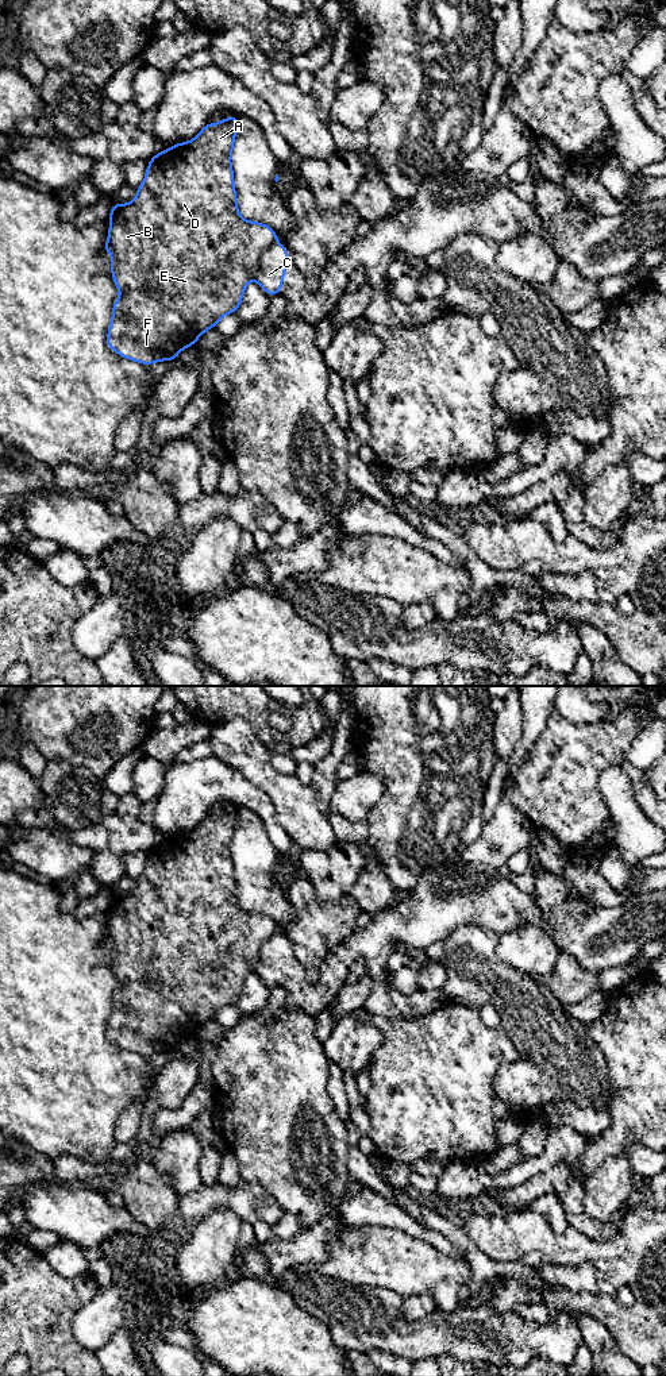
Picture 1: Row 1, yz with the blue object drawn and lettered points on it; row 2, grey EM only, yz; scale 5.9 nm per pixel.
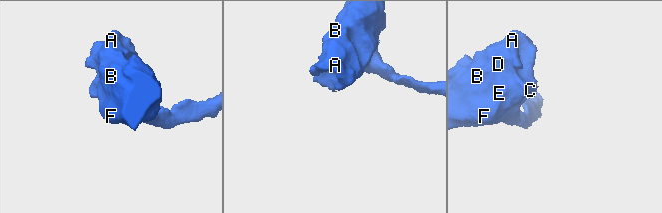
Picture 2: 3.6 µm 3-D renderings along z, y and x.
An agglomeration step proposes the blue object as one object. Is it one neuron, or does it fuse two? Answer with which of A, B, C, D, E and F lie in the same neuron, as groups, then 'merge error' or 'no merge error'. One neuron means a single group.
A B D E F / C | merge error

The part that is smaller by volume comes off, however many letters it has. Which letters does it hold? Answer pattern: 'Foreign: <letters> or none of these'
Foreign: C

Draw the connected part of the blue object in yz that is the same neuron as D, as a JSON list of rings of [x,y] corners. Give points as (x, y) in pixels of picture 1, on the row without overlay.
[[[238,808],[227,809],[213,816],[205,816],[196,829],[185,835],[176,835],[173,839],[155,845],[147,857],[143,874],[136,879],[136,889],[130,895],[113,895],[109,903],[109,922],[104,941],[112,948],[111,963],[120,988],[115,991],[112,1011],[108,1018],[107,1036],[122,1049],[143,1056],[159,1052],[176,1051],[181,1041],[195,1037],[195,1033],[228,1005],[238,1003],[246,976],[254,971],[259,949],[273,933],[278,932],[276,924],[266,916],[245,911],[238,902],[236,883],[234,878],[234,862],[231,845],[238,821]]]

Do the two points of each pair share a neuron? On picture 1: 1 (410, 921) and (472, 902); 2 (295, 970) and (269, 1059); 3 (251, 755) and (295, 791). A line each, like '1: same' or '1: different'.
1: same
2: different
3: same

